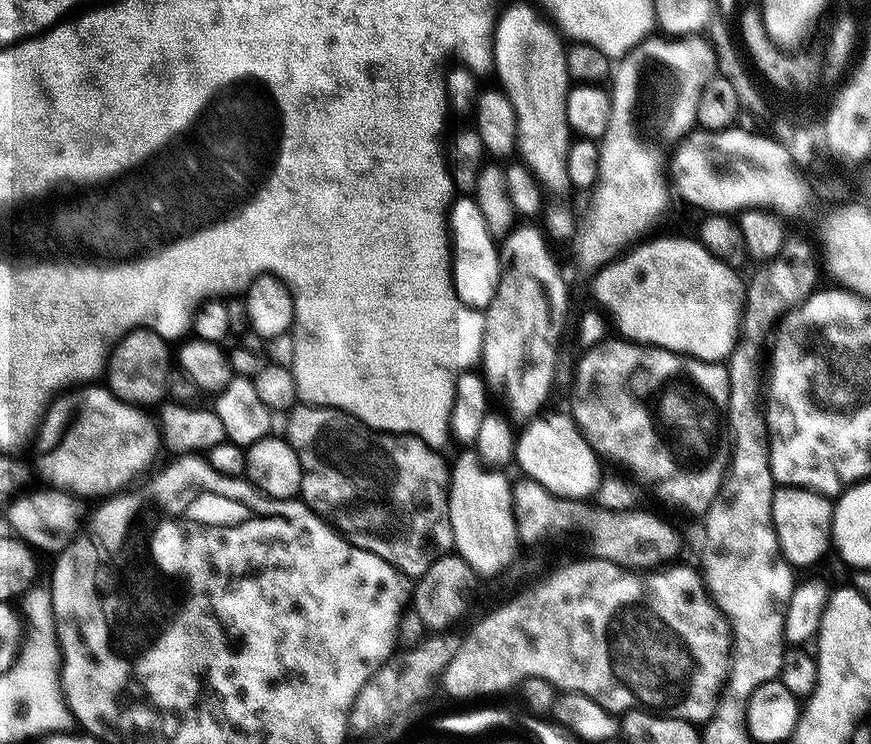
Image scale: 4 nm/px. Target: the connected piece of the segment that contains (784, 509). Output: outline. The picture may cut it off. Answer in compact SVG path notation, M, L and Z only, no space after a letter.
M780 486L775 489L772 504L772 526L777 534L780 551L788 564L797 569L812 564L824 556L832 544L833 501L808 488Z

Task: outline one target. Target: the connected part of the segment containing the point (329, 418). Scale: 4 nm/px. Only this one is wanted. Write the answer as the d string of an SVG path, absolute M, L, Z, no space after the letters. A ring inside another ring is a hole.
M301 403L293 407L287 413L286 419L292 423L292 429L286 433L286 439L291 444L292 449L298 454L298 462L302 466L302 486L300 496L305 504L318 516L323 516L337 532L343 534L352 543L362 550L378 554L386 562L390 562L400 572L409 578L419 578L426 574L426 570L436 561L441 550L447 549L452 544L452 523L448 513L448 502L450 499L450 464L440 457L441 453L432 448L422 438L409 436L407 432L377 432L376 429L363 424L361 420L355 418L348 412L341 412L339 408L322 408L315 404Z

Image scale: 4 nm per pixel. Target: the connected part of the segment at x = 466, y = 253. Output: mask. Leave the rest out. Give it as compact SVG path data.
M453 199L450 209L450 243L452 281L458 298L462 298L462 302L471 308L487 308L494 298L500 277L500 249L497 241L492 239L490 230L486 230L486 218L482 218L482 210L478 210L475 199Z

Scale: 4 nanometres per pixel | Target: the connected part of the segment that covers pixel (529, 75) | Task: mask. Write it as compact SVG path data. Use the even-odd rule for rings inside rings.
M512 4L507 8L508 5L499 13L492 38L494 76L500 79L499 87L510 98L510 106L514 106L518 118L516 146L519 159L536 176L545 193L553 192L560 196L570 188L566 154L574 139L566 118L566 98L570 87L566 44L561 33L535 7Z

